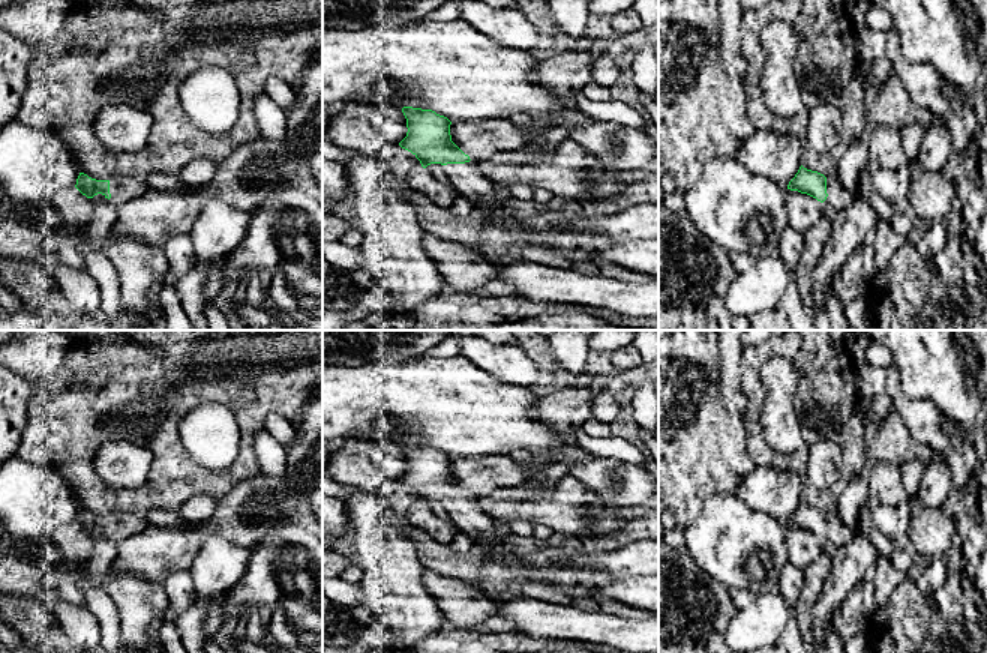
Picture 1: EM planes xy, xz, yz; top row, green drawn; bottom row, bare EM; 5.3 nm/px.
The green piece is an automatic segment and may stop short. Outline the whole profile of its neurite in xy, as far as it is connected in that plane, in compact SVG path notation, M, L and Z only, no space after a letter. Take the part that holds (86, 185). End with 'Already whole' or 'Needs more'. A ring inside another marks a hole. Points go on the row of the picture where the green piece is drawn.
M80 173L75 188L87 198L102 194L116 207L126 204L132 197L144 195L147 192L146 182L134 177L96 180L84 173Z. Needs more

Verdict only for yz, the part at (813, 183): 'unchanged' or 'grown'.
grown

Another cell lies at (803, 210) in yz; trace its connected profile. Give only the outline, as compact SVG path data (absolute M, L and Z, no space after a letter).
M788 189L786 212L788 225L804 234L812 225L814 225L820 219L824 213L824 203L807 194Z

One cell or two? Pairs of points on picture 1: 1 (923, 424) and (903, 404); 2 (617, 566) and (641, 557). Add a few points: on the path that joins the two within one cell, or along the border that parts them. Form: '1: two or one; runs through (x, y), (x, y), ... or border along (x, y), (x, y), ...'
1: one; runs through (918, 419), (908, 409)
2: one; runs through (623, 562), (635, 559)

